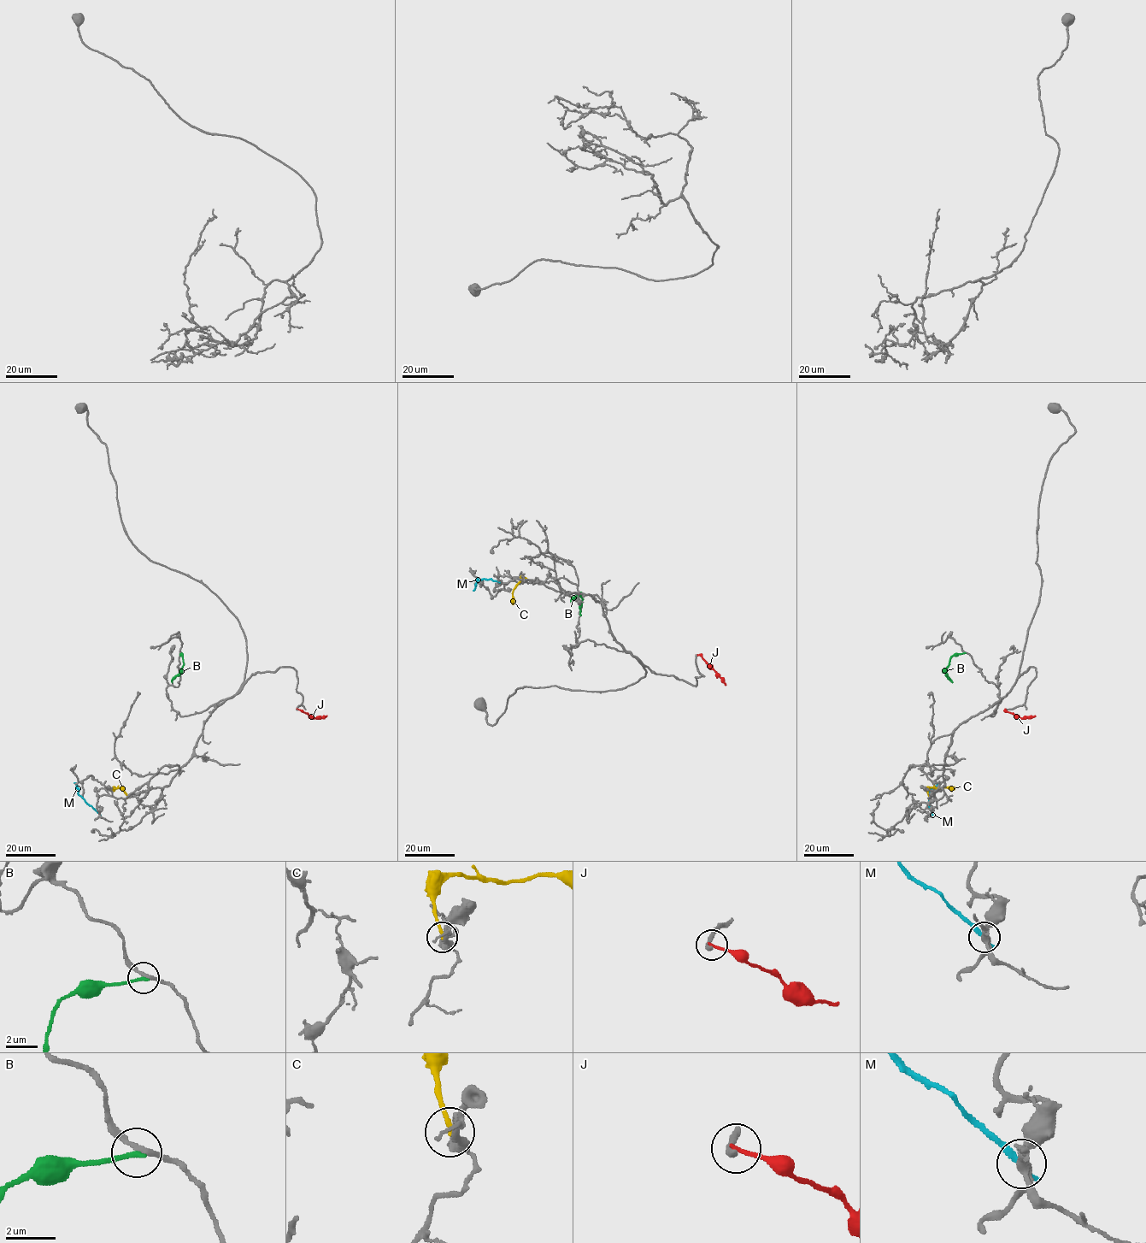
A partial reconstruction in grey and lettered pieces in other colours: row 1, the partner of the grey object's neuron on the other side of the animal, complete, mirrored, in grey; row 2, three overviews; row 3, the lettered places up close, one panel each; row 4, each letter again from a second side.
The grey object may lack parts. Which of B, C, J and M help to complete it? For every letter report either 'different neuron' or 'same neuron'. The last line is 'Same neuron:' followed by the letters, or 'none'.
B: different neuron
C: different neuron
J: different neuron
M: different neuron
Same neuron: none

